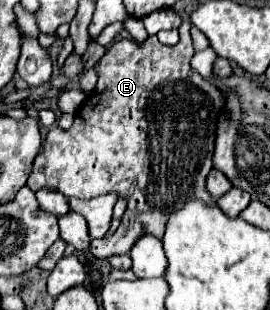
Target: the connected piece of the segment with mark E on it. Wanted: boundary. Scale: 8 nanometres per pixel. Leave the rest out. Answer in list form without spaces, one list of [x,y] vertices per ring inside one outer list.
[[[184,21],[178,31],[180,41],[174,47],[162,45],[156,35],[148,37],[140,47],[136,47],[136,43],[130,39],[114,41],[114,45],[96,65],[98,85],[78,109],[74,125],[68,131],[54,127],[44,141],[42,153],[36,155],[32,175],[26,183],[32,191],[48,187],[52,191],[60,191],[66,197],[78,199],[91,199],[114,191],[128,201],[120,229],[104,239],[90,243],[90,253],[96,259],[110,259],[114,255],[128,253],[132,243],[136,243],[142,233],[152,233],[160,239],[160,235],[164,235],[168,203],[170,211],[178,211],[184,201],[194,197],[204,203],[212,203],[212,197],[206,191],[206,175],[212,169],[216,119],[220,115],[224,97],[190,67],[190,59],[194,55],[190,21]]]

